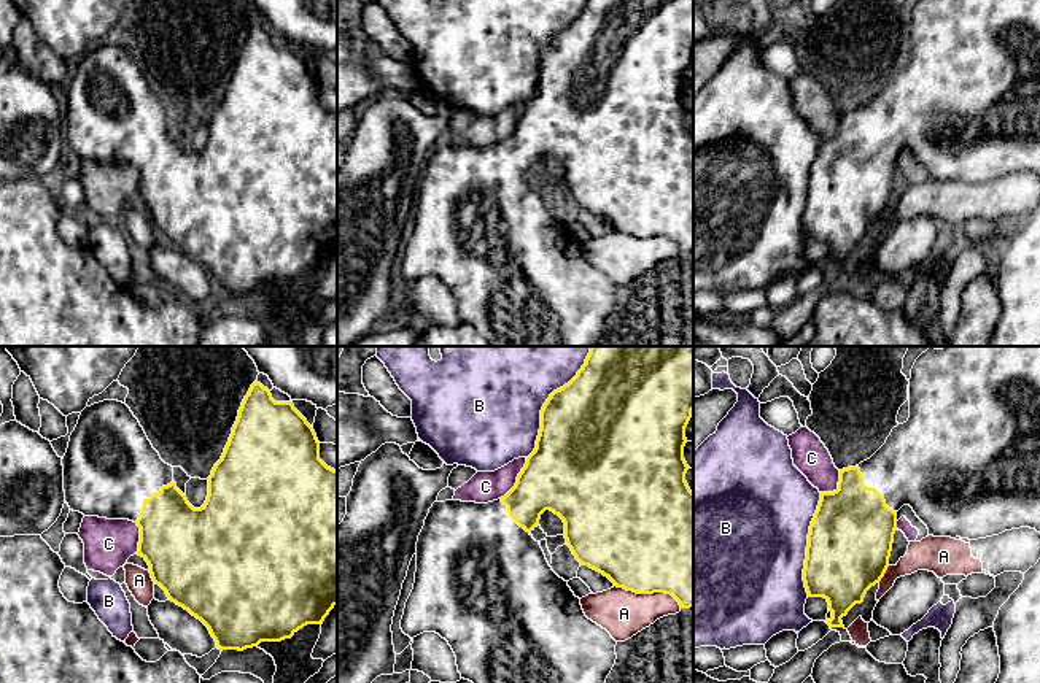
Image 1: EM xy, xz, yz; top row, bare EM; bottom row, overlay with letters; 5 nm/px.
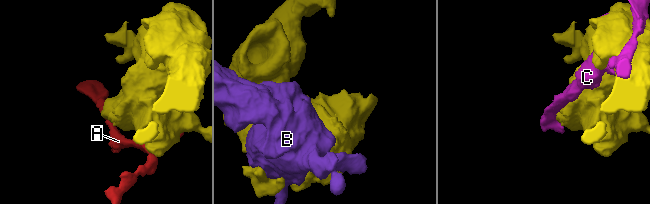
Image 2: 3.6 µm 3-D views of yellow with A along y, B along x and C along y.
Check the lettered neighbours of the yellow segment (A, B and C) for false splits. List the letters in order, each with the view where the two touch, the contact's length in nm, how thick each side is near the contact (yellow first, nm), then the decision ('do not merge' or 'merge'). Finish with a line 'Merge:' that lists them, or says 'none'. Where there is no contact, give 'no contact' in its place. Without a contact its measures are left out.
A: xz | 360 nm | 500/240 nm | do not merge
B: xz | 650 nm | 500/480 nm | do not merge
C: xz | 240 nm | 400/160 nm | do not merge
Merge: none

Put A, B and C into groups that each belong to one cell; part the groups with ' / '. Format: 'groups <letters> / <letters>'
groups A / B / C

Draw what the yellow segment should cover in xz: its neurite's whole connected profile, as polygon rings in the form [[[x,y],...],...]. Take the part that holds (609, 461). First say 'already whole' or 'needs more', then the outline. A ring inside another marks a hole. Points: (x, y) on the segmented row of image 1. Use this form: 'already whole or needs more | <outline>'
needs more | [[[592,346],[585,364],[563,388],[553,391],[541,410],[541,429],[534,451],[517,477],[515,486],[501,499],[488,504],[445,500],[434,502],[425,519],[417,542],[417,572],[413,589],[406,602],[401,629],[410,639],[423,632],[436,632],[448,642],[461,678],[472,683],[606,683],[617,654],[617,642],[611,634],[588,619],[580,599],[574,596],[568,581],[549,565],[545,554],[531,535],[545,510],[558,515],[565,523],[565,538],[580,565],[607,577],[614,586],[636,594],[671,594],[681,608],[693,607],[693,492],[685,473],[690,469],[684,459],[687,443],[685,427],[693,411],[693,346]]]

